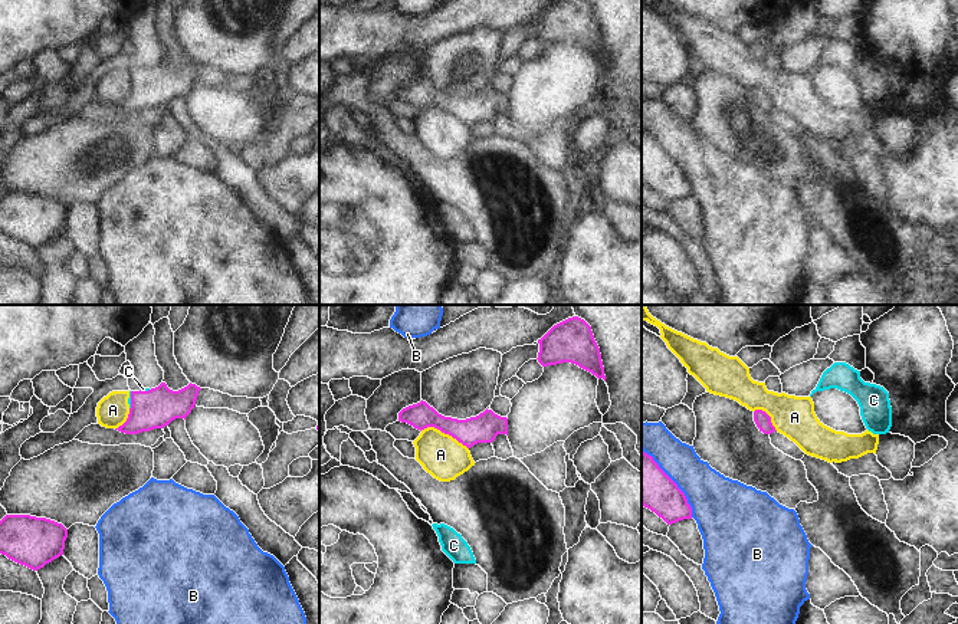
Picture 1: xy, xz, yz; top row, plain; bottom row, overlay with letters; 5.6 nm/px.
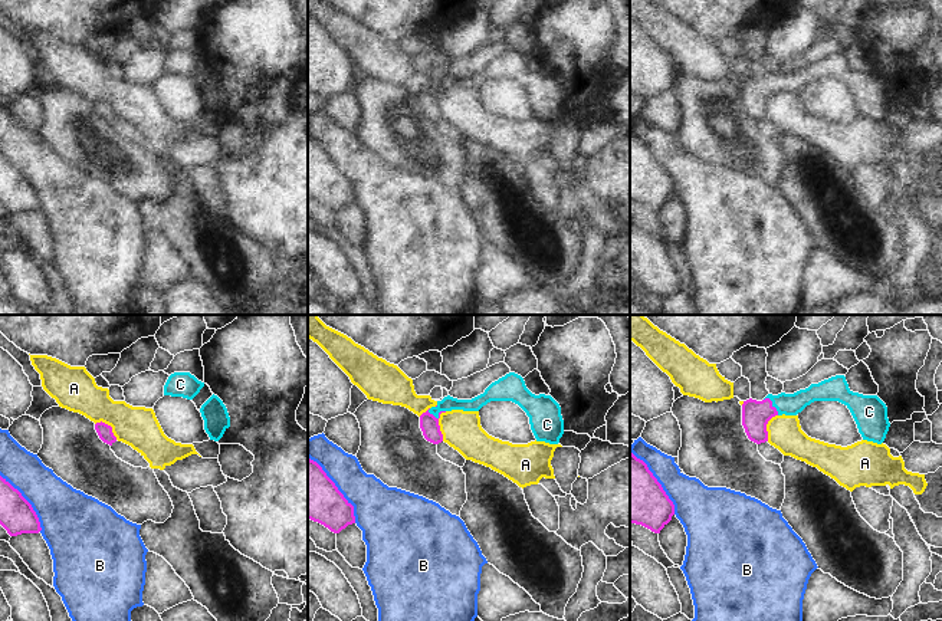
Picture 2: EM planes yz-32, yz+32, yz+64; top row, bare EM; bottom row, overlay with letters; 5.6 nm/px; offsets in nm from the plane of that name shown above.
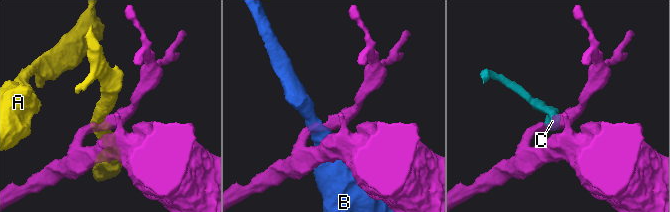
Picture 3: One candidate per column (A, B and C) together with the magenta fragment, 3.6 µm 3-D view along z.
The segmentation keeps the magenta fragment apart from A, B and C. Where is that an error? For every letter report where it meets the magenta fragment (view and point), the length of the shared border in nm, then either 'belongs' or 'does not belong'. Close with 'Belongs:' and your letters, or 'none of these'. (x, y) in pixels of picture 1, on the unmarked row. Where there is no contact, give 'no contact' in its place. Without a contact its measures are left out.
A: meets magenta in xz at (445, 111); contact 300 nm long; does not belong
B: meets magenta in yz at (675, 161); contact 460 nm long; does not belong
C: meets magenta in xy at (131, 78); contact 100 nm long; belongs
Belongs: C

